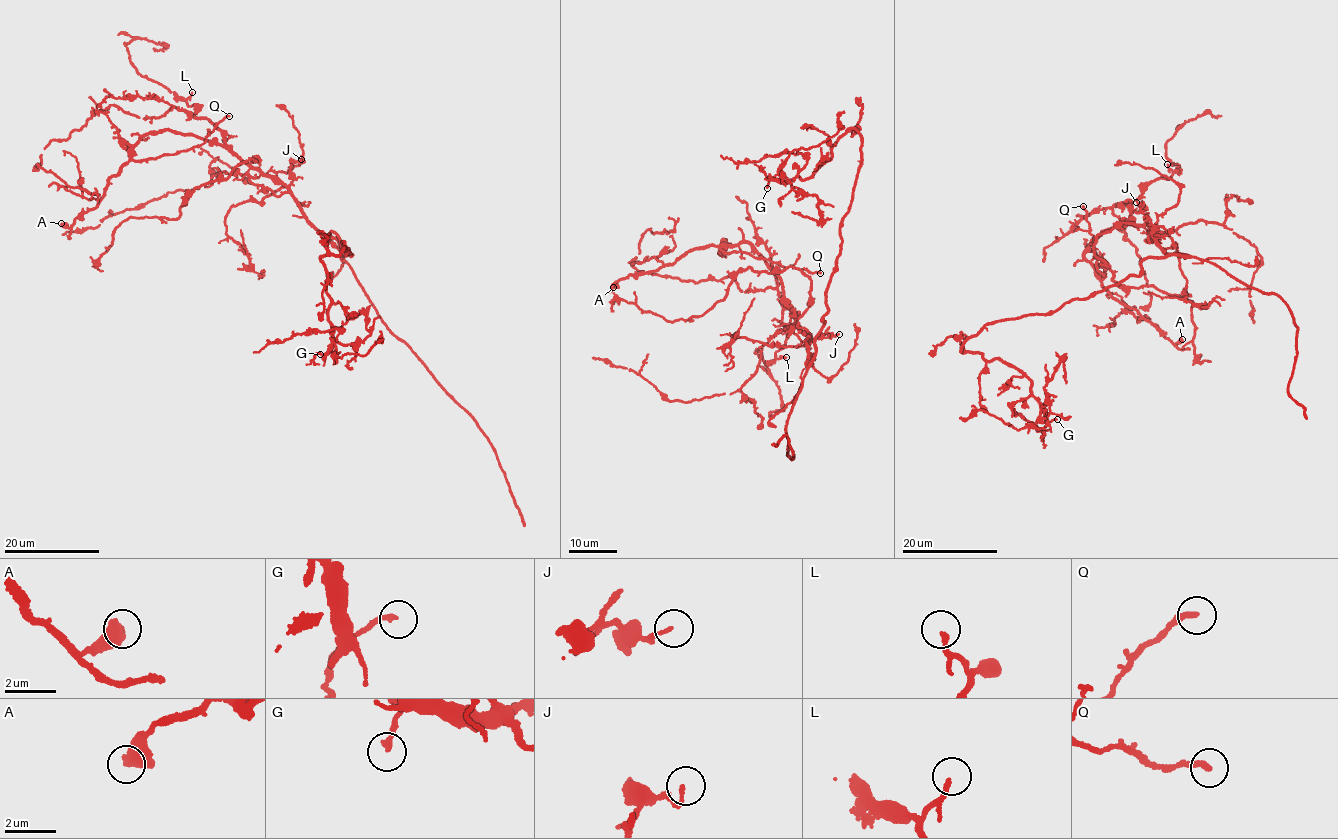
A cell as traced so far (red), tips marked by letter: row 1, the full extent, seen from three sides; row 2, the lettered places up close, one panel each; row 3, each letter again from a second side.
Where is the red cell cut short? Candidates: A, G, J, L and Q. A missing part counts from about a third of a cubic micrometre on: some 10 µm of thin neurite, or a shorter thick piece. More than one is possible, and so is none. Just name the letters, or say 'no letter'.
no letter

